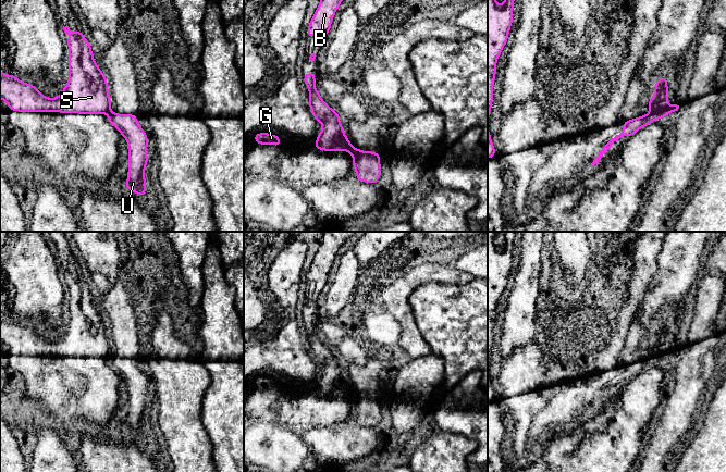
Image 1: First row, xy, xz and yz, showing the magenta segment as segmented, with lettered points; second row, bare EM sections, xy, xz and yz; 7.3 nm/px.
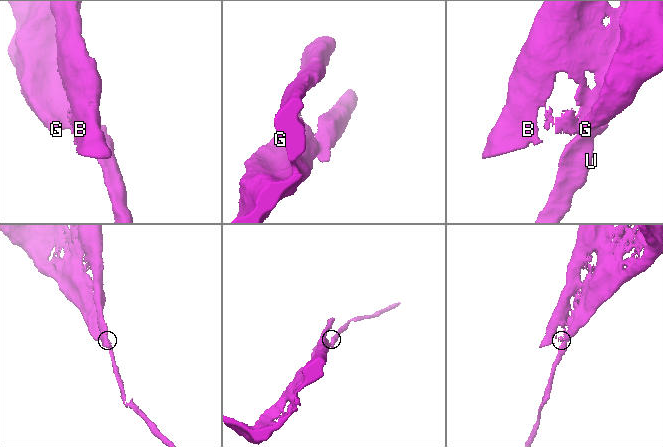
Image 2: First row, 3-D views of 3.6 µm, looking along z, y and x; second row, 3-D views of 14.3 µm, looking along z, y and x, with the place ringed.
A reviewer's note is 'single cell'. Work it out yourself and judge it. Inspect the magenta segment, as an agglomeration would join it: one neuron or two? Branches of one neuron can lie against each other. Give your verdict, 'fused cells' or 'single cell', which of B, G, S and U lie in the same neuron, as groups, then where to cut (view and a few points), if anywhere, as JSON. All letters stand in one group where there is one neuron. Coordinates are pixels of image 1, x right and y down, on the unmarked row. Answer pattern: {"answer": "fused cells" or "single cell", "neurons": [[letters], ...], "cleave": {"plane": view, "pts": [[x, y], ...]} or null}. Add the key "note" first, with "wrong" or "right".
{"note": "wrong", "answer": "fused cells", "neurons": [["B", "G", "S"], ["U"]], "cleave": {"plane": "yz", "pts": [[667, 348], [650, 356]]}}

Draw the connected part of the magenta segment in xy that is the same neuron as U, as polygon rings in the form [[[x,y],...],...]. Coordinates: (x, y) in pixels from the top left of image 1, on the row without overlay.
[[[110,356],[108,358],[108,364],[127,385],[128,414],[127,425],[124,426],[124,430],[134,437],[144,440],[147,430],[145,422],[145,412],[148,407],[147,377],[137,365],[137,359],[135,358]]]

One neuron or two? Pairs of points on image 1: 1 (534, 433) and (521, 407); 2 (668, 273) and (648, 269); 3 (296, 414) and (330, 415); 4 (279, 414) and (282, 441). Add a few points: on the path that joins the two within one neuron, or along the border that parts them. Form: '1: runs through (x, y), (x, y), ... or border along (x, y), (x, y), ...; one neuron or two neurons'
1: border along (532, 425), (526, 439), (525, 451); two neurons
2: border along (661, 246), (657, 252), (657, 272), (643, 293); two neurons
3: runs through (305, 414), (321, 414); one neuron
4: border along (255, 420), (272, 421), (287, 427), (296, 435); two neurons

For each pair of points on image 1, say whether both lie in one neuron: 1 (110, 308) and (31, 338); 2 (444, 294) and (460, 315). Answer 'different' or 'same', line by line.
1: different
2: same

